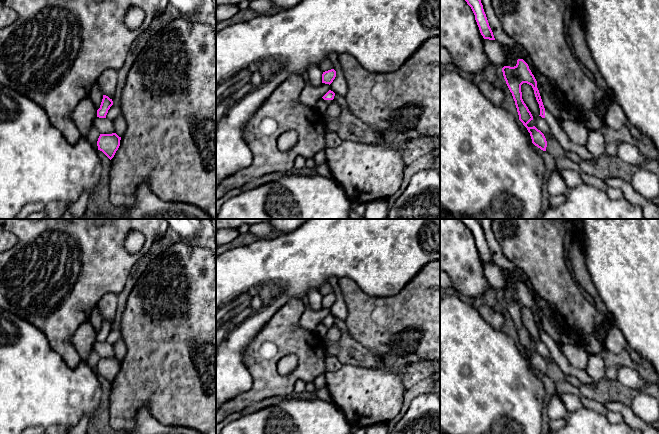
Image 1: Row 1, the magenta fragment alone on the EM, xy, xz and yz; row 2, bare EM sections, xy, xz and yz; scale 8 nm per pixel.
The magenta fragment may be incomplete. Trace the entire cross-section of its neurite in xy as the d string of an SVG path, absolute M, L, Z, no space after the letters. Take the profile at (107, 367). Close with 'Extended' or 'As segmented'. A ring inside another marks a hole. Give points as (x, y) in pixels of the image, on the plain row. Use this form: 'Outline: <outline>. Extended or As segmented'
Outline: M116 357L100 358L97 365L98 374L102 375L111 384L120 370L120 364L121 361Z. As segmented

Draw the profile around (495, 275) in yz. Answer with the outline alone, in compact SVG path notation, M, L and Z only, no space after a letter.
M481 259L481 261L483 263L484 275L487 278L489 284L491 285L491 287L496 288L500 293L502 293L504 291L504 287L506 285L507 280L511 279L511 280L519 283L519 276L515 272L507 270L507 272L505 273L503 271L503 268L499 267L498 265L484 263L482 259Z

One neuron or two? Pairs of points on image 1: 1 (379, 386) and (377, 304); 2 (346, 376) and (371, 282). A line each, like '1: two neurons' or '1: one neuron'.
1: one neuron
2: two neurons

